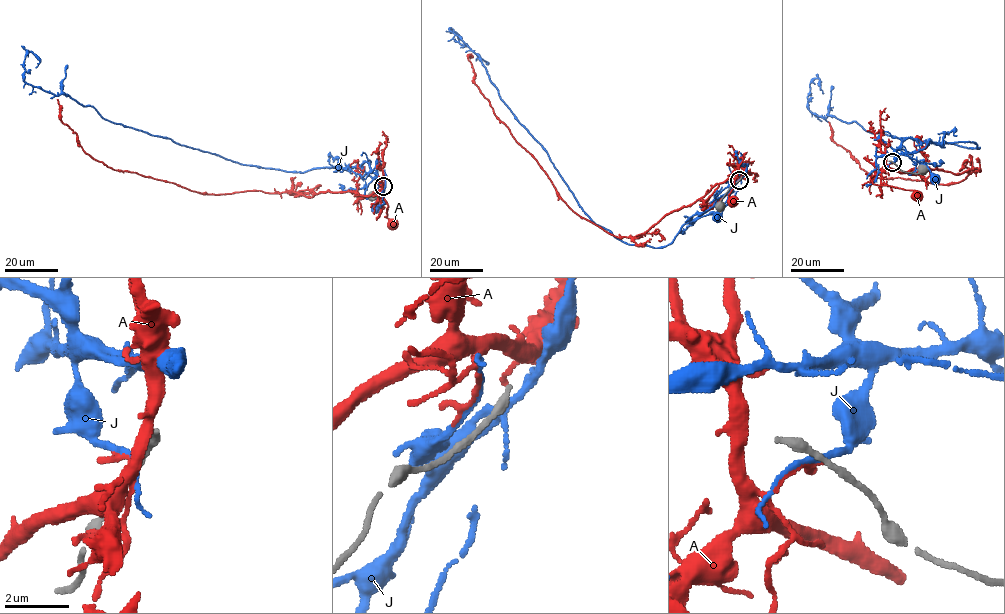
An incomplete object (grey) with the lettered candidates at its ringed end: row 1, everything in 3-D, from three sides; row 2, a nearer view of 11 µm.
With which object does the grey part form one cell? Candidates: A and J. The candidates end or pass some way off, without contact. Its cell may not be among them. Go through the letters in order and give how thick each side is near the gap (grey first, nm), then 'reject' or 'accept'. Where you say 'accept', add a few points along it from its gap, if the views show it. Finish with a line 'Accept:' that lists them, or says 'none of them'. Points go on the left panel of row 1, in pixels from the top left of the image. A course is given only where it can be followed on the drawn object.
A: calibres 220 and 220 nm; reject
J: calibres 220 and 160 nm; reject
Accept: none of them

